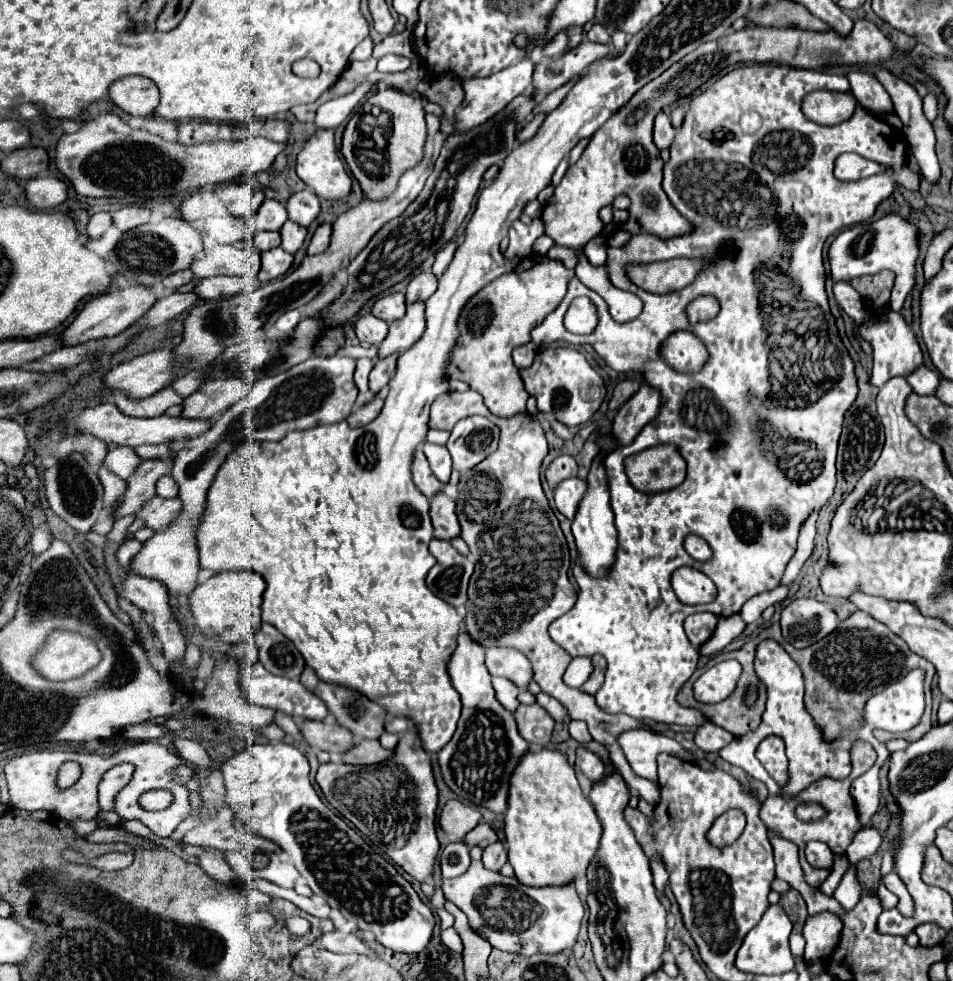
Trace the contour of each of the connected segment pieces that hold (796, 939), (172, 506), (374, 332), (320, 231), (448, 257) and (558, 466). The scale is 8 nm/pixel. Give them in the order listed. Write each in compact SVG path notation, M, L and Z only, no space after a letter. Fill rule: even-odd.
M791 934L789 938L791 953L794 956L803 957L805 948L805 939L802 934Z
M154 497L144 511L138 511L138 517L146 521L146 526L154 531L166 529L182 511L182 501L180 499L162 499Z
M366 313L356 321L354 331L362 345L380 345L388 335L388 323L376 319L372 313Z
M324 223L316 229L310 245L308 245L308 255L318 255L318 253L324 253L330 245L330 235L332 235L332 225L330 223Z
M463 236L454 238L453 241L441 248L436 254L435 262L432 266L432 272L438 279L442 276L443 272L452 261L457 244L462 240L462 238Z
M560 455L558 459L554 459L550 463L550 467L546 469L546 481L548 485L554 489L556 485L560 485L564 479L570 479L570 477L576 477L578 473L578 465L574 461L574 457L570 455Z

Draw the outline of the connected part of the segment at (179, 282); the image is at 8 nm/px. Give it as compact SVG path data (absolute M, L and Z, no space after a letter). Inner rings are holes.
M186 269L186 271L180 271L180 273L172 273L172 275L168 275L162 283L164 283L164 287L168 287L168 289L178 289L178 287L190 283L192 277L194 277L192 271Z

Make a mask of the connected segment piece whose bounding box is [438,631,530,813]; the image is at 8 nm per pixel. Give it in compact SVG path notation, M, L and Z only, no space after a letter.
M460 631L458 635L458 645L448 663L448 675L452 687L462 697L462 715L454 737L438 753L442 777L462 803L488 807L494 813L506 813L510 777L520 759L528 753L530 745L518 733L514 713L506 711L496 701L490 673L484 665L484 647L476 643L466 631Z

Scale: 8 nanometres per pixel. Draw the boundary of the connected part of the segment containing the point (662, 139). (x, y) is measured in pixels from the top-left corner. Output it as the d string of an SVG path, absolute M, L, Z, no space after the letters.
M658 113L656 121L654 121L654 143L658 149L668 149L674 141L676 129L672 127L670 119L666 113Z

